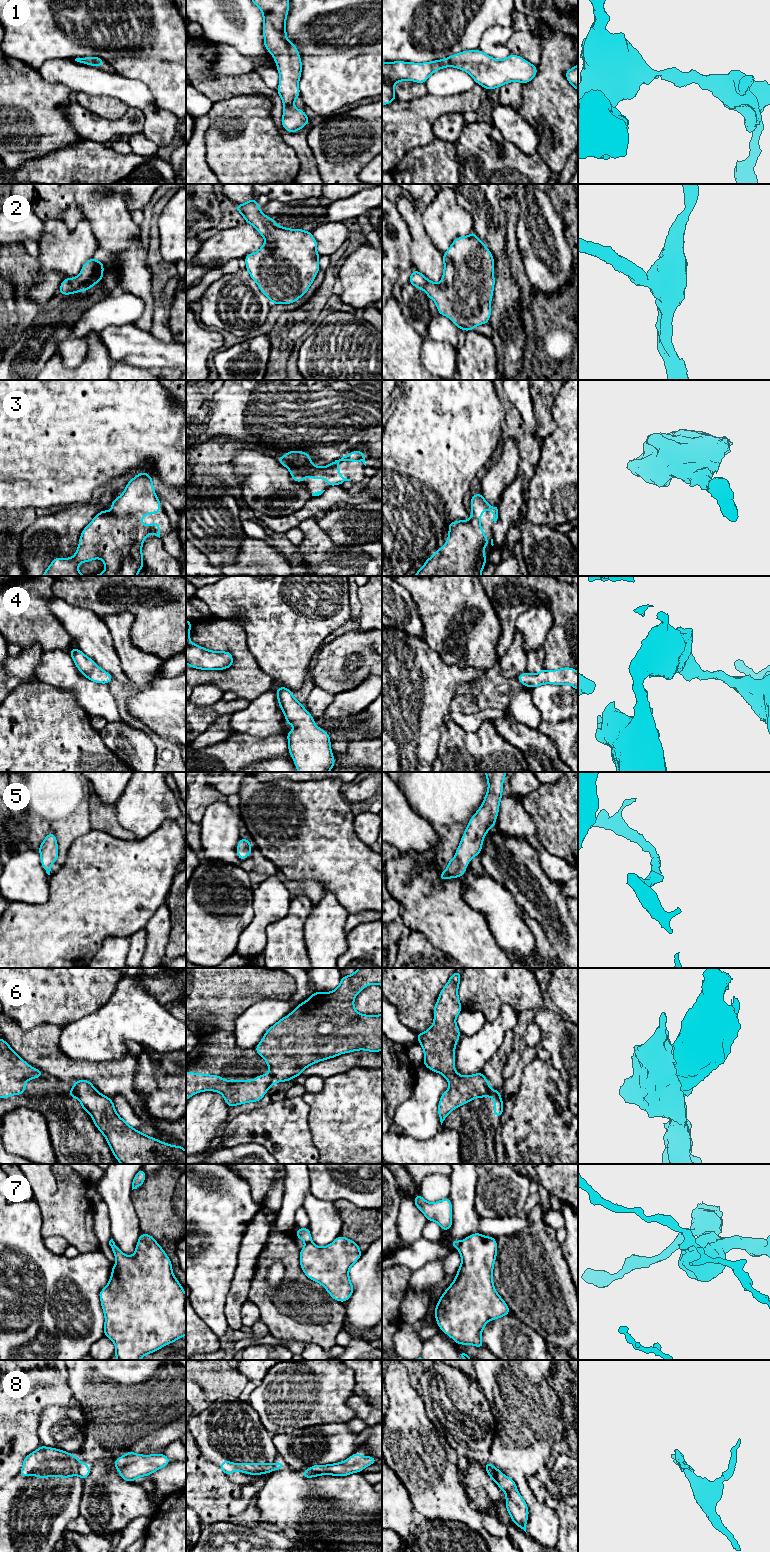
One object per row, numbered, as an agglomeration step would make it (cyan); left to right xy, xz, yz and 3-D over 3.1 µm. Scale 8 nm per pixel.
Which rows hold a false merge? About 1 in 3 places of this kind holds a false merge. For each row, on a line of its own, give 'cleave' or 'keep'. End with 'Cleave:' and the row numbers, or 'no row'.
1: keep
2: keep
3: keep
4: keep
5: keep
6: cleave
7: cleave
8: cleave
Cleave: 6, 7, 8

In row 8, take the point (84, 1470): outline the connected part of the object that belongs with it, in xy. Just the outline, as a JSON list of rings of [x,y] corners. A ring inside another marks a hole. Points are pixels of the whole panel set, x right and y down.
[[[79,1462],[78,1475],[82,1480],[85,1480],[90,1474],[91,1469],[88,1467],[86,1462]]]

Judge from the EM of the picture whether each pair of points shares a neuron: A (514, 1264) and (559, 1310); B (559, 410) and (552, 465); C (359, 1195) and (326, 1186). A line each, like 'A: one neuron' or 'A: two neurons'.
A: one neuron
B: one neuron
C: one neuron

